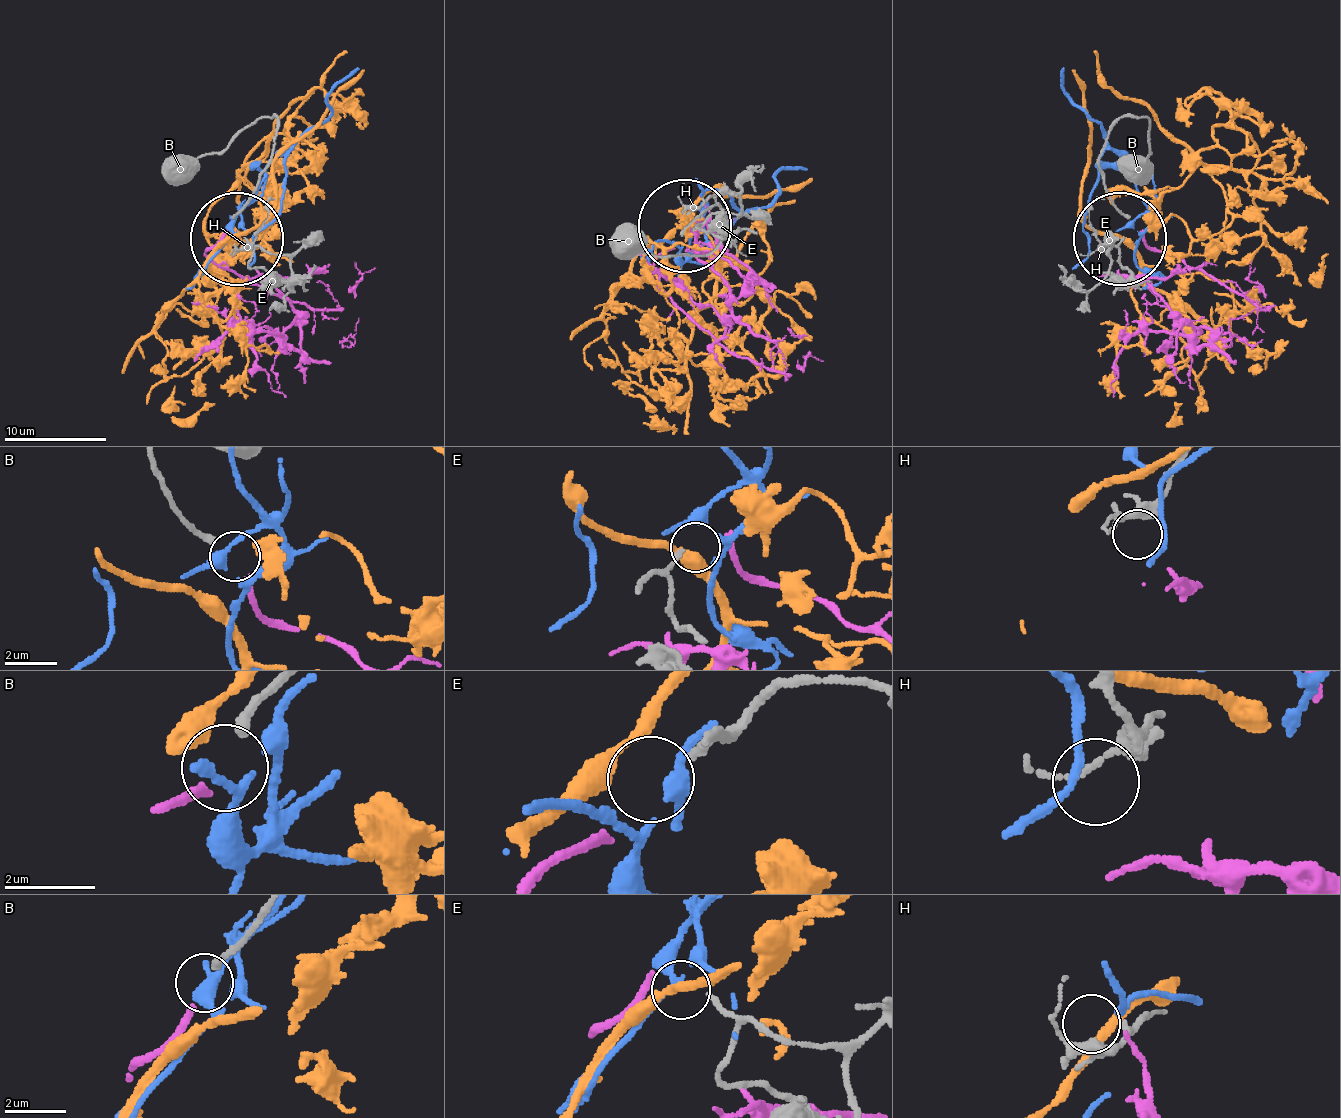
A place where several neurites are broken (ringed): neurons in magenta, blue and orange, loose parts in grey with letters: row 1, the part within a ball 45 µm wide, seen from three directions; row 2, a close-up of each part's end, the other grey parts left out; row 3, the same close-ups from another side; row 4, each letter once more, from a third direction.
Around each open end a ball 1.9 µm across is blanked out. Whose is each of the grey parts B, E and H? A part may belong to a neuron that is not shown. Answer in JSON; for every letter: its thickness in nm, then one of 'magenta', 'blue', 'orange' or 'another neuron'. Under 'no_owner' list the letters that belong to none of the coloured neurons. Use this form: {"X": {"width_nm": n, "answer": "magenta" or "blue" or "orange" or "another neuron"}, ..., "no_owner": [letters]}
{"B": {"width_nm": 240, "answer": "magenta"}, "E": {"width_nm": 170, "answer": "orange"}, "H": {"width_nm": 320, "answer": "another neuron"}, "no_owner": ["H"]}

